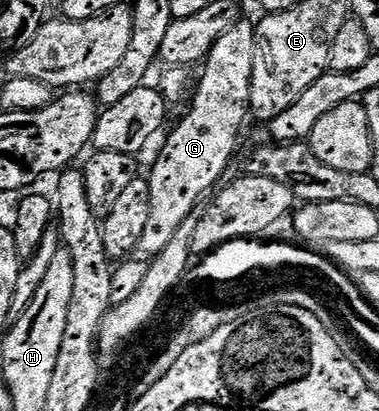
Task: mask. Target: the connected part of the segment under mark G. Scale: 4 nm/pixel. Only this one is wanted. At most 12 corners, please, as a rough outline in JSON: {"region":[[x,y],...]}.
{"region":[[256,26],[206,57],[149,174],[156,256],[222,178],[248,117]]}

